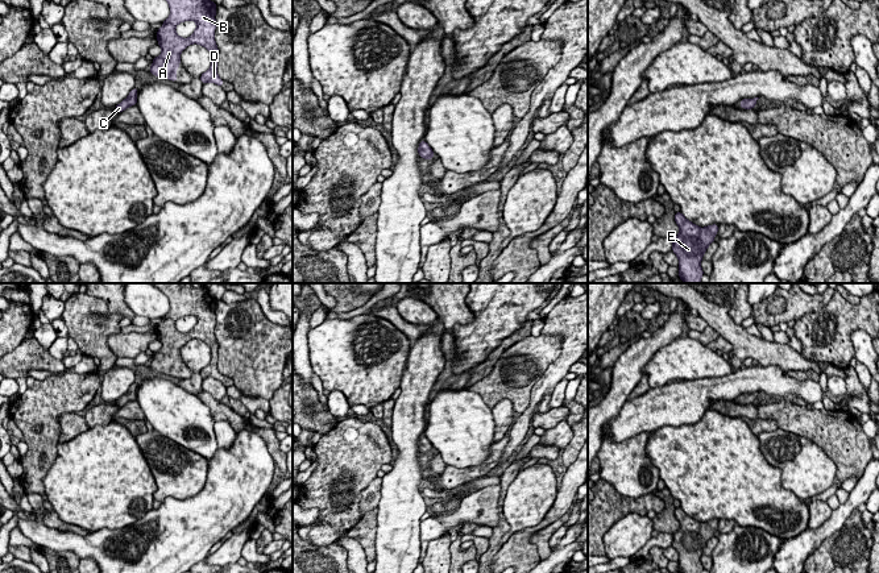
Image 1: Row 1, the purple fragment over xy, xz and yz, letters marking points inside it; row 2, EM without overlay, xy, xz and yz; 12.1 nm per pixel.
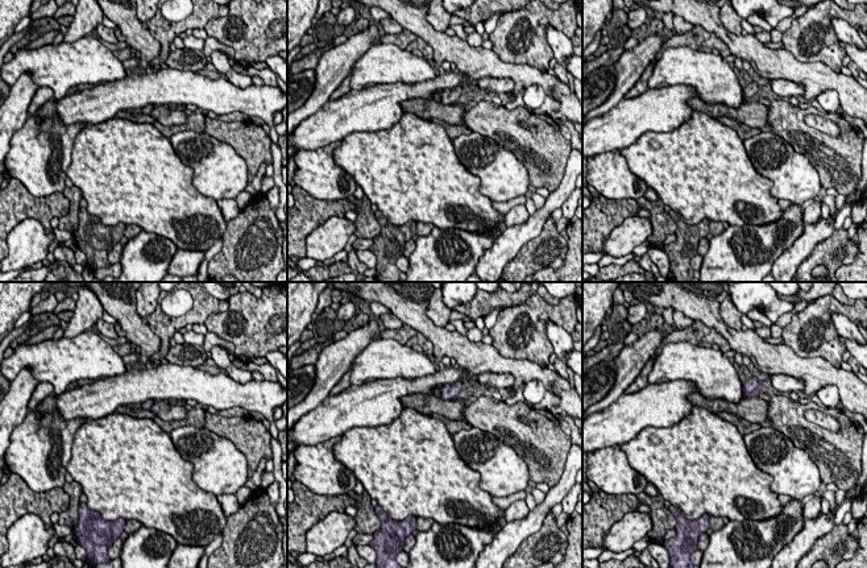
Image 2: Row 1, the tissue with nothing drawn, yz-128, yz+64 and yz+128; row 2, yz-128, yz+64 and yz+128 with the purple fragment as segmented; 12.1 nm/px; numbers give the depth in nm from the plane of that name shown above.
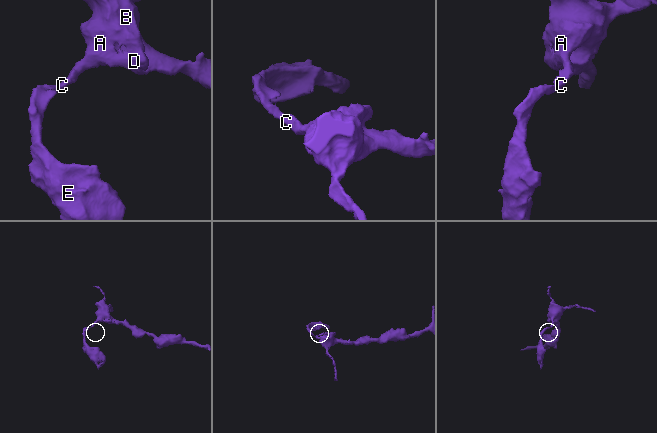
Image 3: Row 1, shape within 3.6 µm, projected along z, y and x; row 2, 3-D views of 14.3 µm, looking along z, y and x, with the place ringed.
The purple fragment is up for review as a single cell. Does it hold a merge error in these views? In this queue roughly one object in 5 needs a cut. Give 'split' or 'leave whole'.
leave whole

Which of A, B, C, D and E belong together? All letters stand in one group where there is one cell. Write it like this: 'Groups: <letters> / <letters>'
Groups: A B C D E

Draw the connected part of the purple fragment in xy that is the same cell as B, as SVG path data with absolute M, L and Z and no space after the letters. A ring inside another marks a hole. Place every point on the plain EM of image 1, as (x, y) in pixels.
M152 283L159 288L170 302L170 311L157 325L158 341L162 348L153 353L150 369L158 373L178 377L175 365L179 364L181 348L192 339L204 341L211 348L211 362L200 370L202 378L212 377L223 382L223 374L217 370L219 344L215 337L216 303L208 292L208 287L195 288L191 283ZM183 316L195 316L196 324L188 333L177 329L175 321Z

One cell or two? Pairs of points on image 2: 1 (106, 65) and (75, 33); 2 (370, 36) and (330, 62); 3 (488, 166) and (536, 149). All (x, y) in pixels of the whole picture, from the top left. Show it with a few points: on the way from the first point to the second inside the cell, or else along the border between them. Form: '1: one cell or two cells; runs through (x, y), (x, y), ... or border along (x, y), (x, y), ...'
1: two cells; border along (90, 33), (74, 41), (62, 42)
2: one cell; runs through (360, 42), (340, 59)
3: two cells; border along (489, 137), (509, 149), (526, 168), (529, 183)

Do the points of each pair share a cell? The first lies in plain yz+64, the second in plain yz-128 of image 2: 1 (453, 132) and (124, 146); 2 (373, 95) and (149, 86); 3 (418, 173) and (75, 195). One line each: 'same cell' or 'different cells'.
1: different cells
2: same cell
3: different cells

